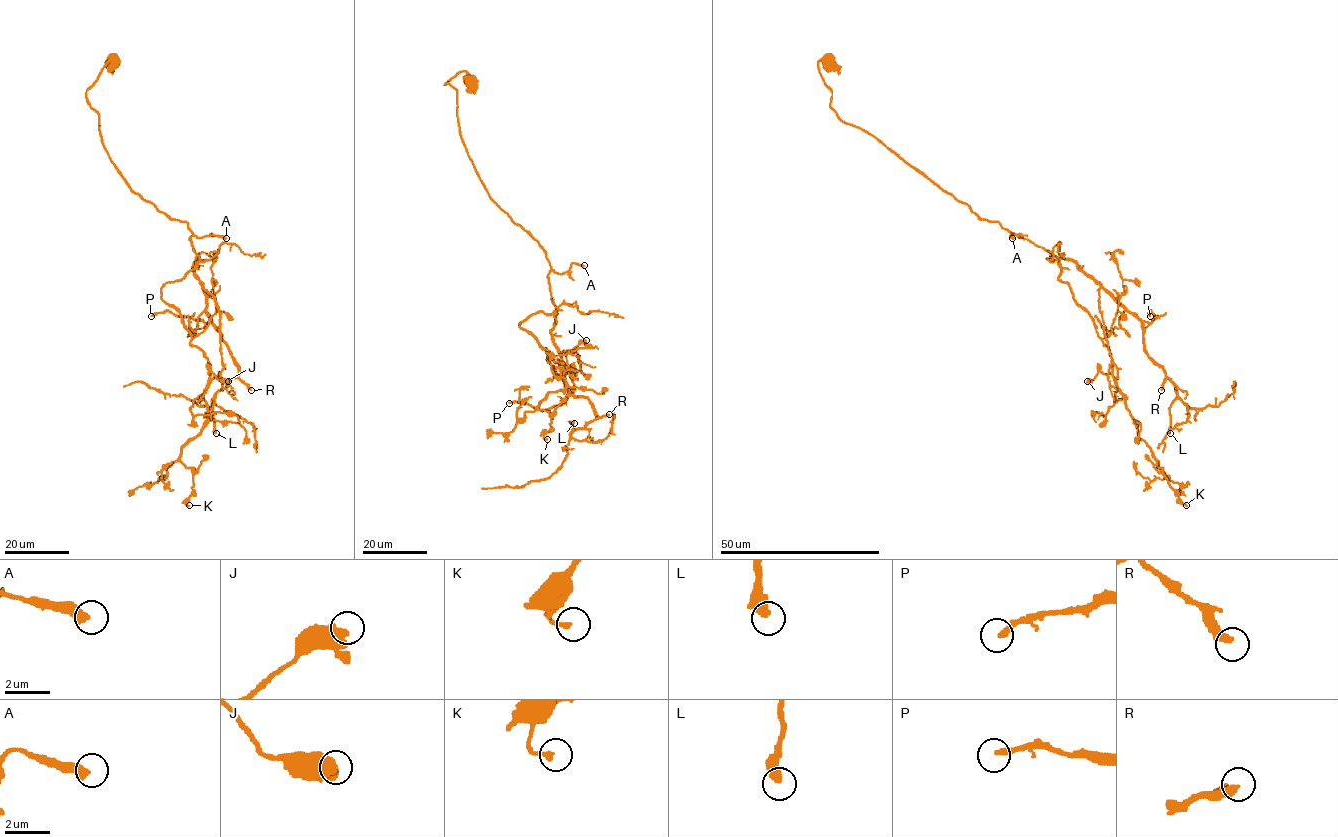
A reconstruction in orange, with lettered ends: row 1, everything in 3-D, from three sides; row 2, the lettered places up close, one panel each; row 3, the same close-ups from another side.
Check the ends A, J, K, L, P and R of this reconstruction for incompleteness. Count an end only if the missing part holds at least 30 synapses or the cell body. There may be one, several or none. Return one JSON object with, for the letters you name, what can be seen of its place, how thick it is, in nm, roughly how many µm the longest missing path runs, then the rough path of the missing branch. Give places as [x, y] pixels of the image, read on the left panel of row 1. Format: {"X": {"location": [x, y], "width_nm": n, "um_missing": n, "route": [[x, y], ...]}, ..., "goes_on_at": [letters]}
{"L": {"location": [216, 433], "width_nm": 440, "um_missing": 30, "route": [[216, 433], [224, 447], [224, 460], [227, 464], [225, 473], [212, 483], [216, 504]]}, "P": {"location": [151, 316], "width_nm": 240, "um_missing": 50, "route": [[151, 316], [121, 350], [111, 389], [92, 403], [101, 416]]}, "R": {"location": [251, 390], "width_nm": 360, "um_missing": 25, "route": [[251, 390], [264, 405], [277, 411], [275, 426], [269, 432]]}, "goes_on_at": ["L", "P", "R"]}

